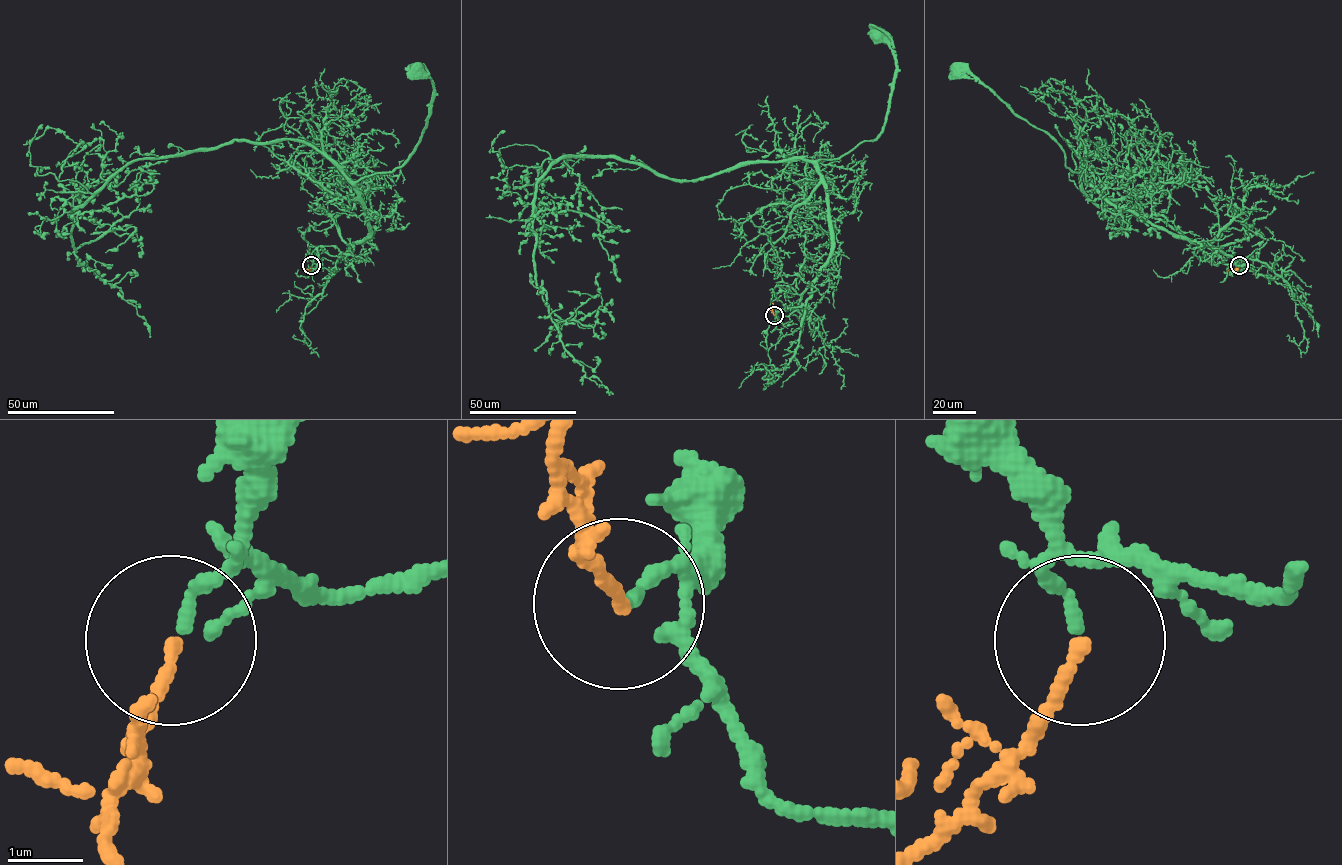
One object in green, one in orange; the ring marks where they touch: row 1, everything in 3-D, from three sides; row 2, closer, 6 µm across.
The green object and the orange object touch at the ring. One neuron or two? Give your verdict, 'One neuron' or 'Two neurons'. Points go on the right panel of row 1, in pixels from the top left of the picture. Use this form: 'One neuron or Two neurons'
One neuron

